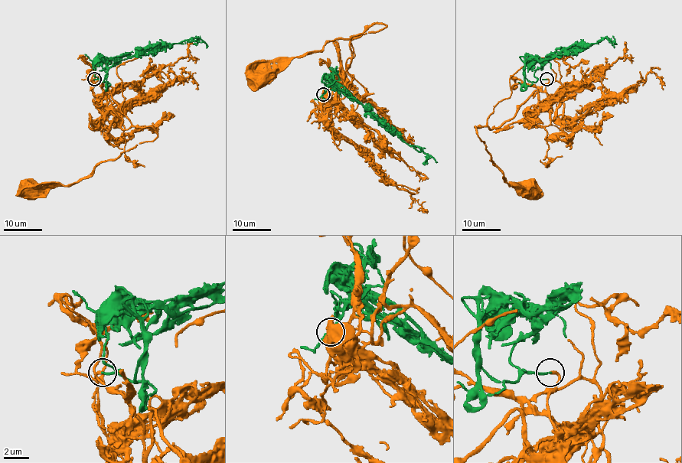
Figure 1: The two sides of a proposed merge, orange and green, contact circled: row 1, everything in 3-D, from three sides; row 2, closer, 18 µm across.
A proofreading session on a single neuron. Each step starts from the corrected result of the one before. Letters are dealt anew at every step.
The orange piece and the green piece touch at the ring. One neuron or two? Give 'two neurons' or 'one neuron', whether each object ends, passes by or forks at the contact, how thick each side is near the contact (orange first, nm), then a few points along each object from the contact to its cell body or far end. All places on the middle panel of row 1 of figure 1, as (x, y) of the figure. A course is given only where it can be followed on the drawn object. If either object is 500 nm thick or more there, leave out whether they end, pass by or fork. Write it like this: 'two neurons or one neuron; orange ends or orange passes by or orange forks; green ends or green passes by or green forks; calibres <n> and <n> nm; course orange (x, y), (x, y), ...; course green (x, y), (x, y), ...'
one neuron; orange ends; green ends; calibres 200 and 140 nm; course orange (323, 94), (335, 97), (350, 60), (350, 41), (376, 23), (386, 26), (330, 40), (259, 79); course green (323, 94), (334, 81), (335, 72), (331, 79), (342, 90), (365, 105), (406, 143), (418, 146), (435, 161)

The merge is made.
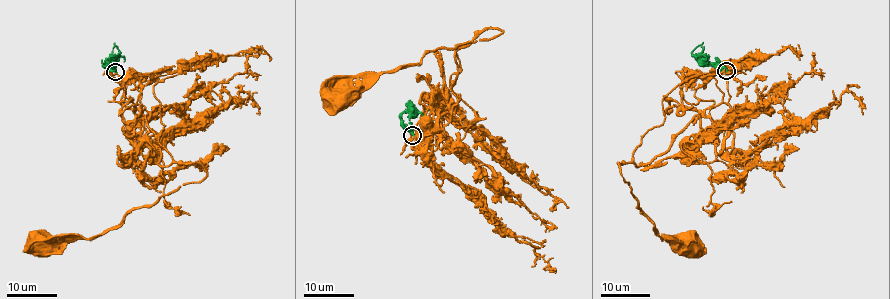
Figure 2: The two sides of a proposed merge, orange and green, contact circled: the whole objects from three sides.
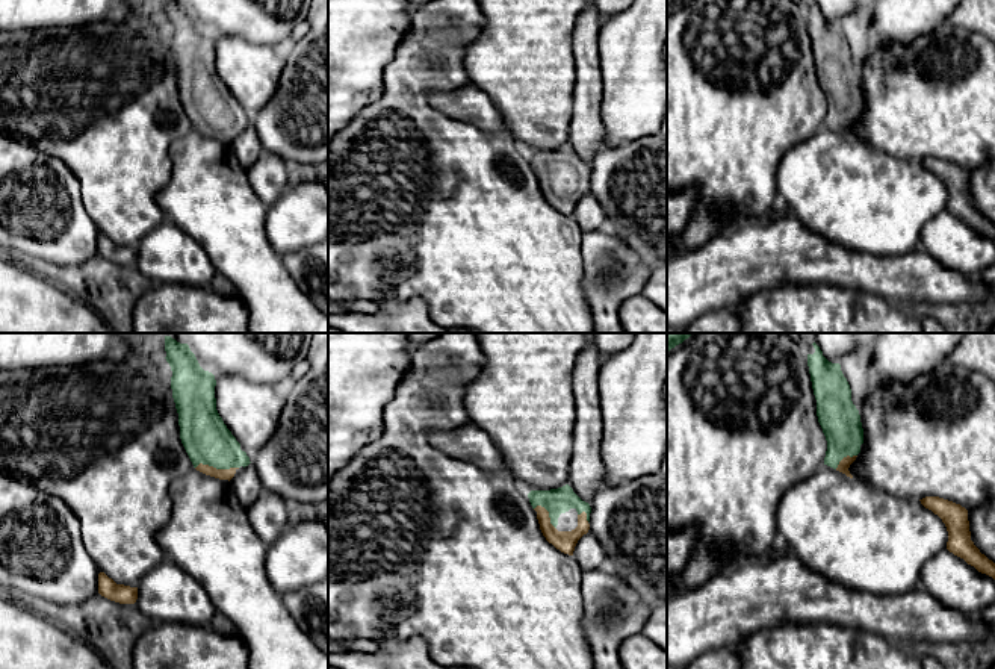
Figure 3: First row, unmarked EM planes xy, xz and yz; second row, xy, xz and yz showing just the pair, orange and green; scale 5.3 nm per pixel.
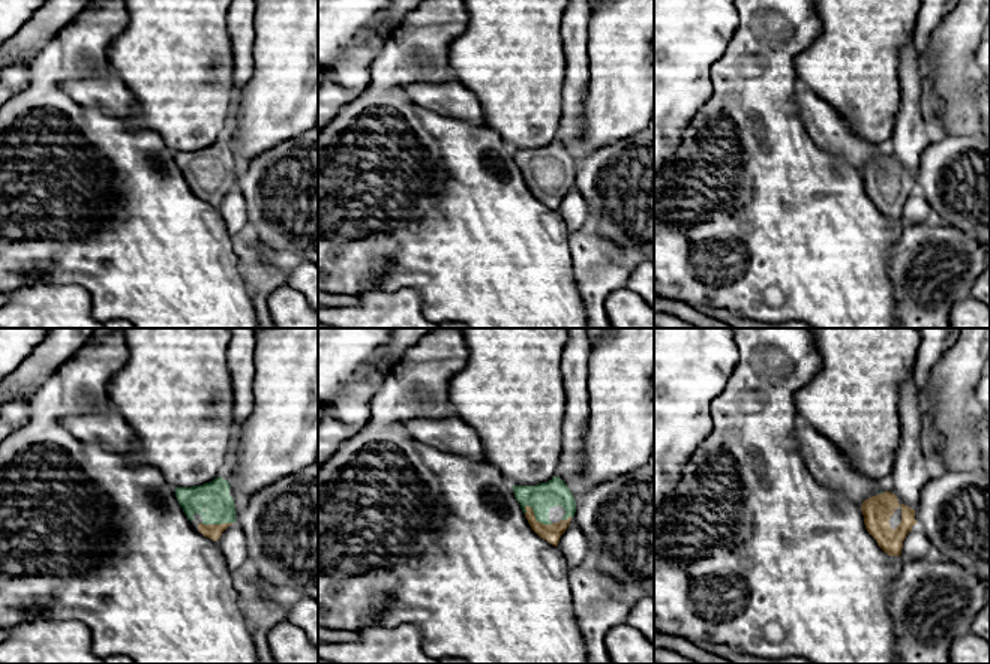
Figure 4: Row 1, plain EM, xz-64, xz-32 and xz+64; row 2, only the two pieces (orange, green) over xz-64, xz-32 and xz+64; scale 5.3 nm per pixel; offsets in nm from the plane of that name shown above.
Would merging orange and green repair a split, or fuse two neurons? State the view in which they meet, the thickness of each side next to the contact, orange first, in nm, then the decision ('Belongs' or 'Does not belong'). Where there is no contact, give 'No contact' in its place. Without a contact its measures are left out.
Touches orange in xy. Thickness 60 nm (orange) against 260 nm. Belongs

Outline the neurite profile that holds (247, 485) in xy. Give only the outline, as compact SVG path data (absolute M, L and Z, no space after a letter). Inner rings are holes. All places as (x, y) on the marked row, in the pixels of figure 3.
M253 463L245 466L231 481L231 489L243 507L250 507L265 490Z

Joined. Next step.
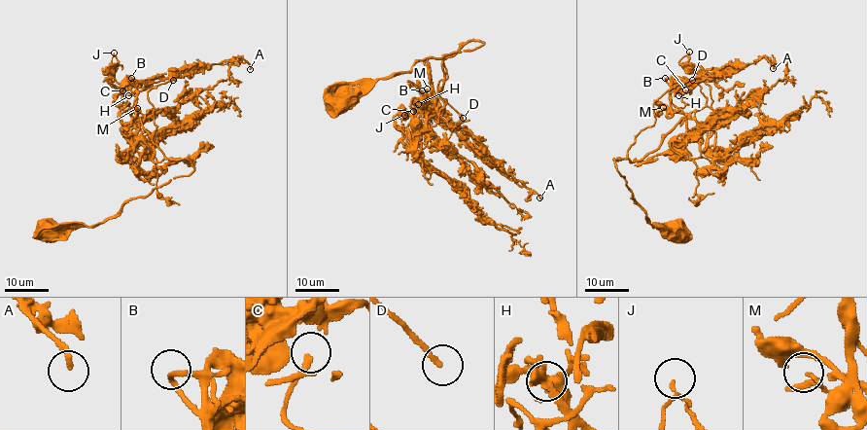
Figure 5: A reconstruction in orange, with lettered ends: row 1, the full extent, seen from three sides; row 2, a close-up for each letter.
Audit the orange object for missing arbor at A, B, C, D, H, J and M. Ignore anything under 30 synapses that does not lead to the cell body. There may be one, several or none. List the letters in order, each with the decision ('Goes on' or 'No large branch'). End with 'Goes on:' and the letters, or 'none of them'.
A: No large branch
B: No large branch
C: No large branch
D: Goes on
H: No large branch
J: No large branch
M: No large branch
Goes on: D

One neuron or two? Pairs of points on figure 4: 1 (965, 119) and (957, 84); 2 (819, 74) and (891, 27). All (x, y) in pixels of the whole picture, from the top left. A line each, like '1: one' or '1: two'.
1: one
2: one

